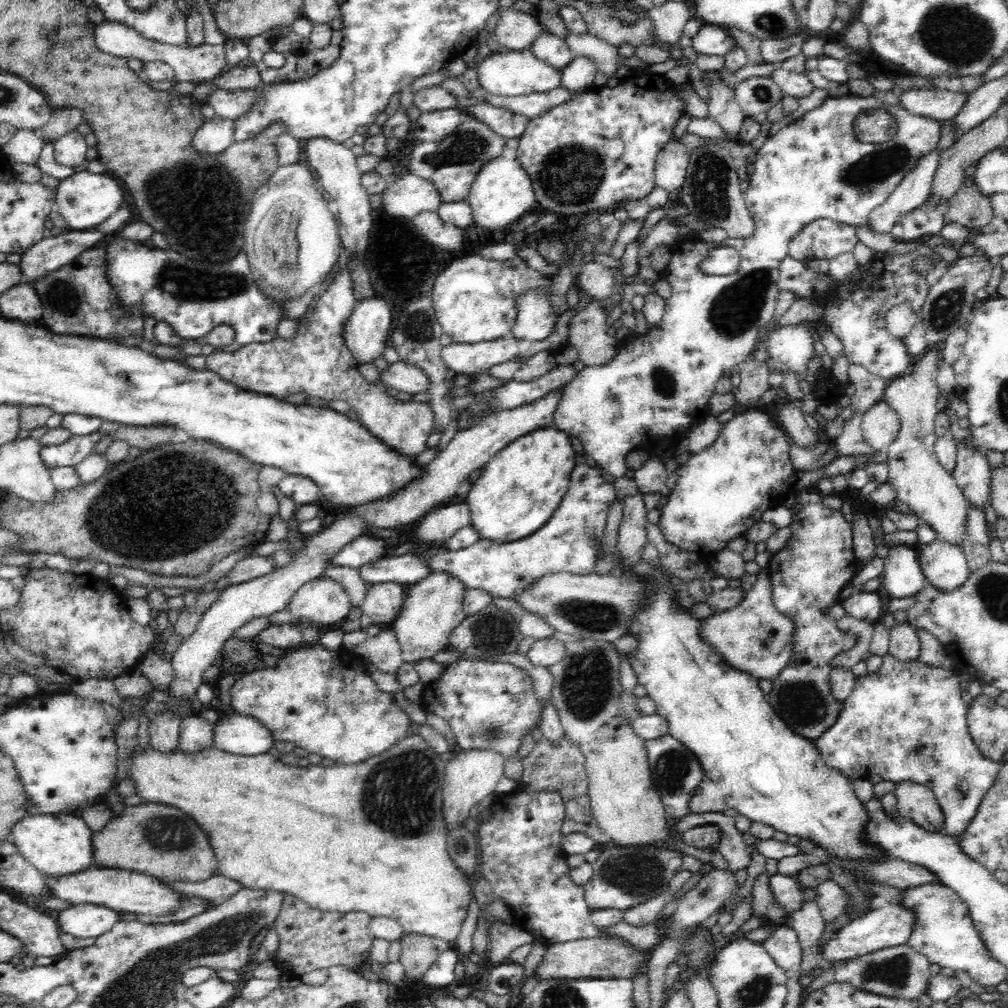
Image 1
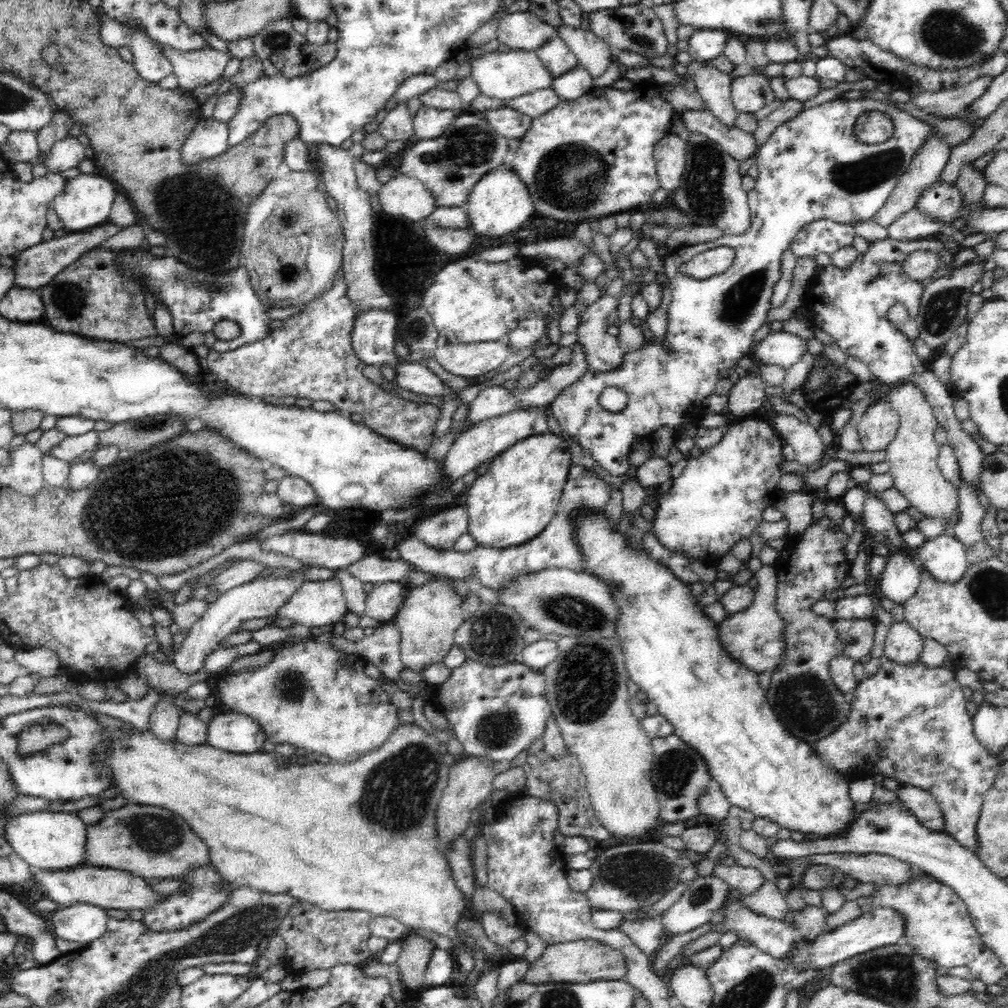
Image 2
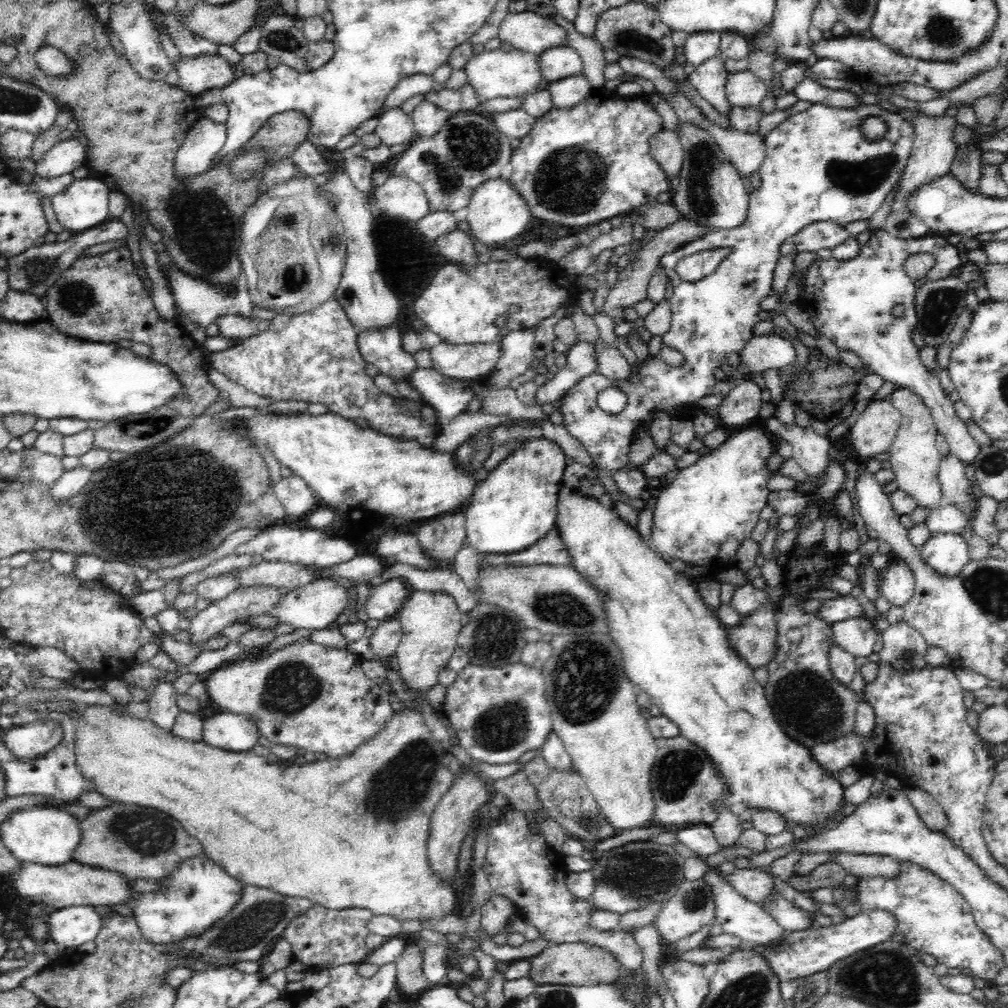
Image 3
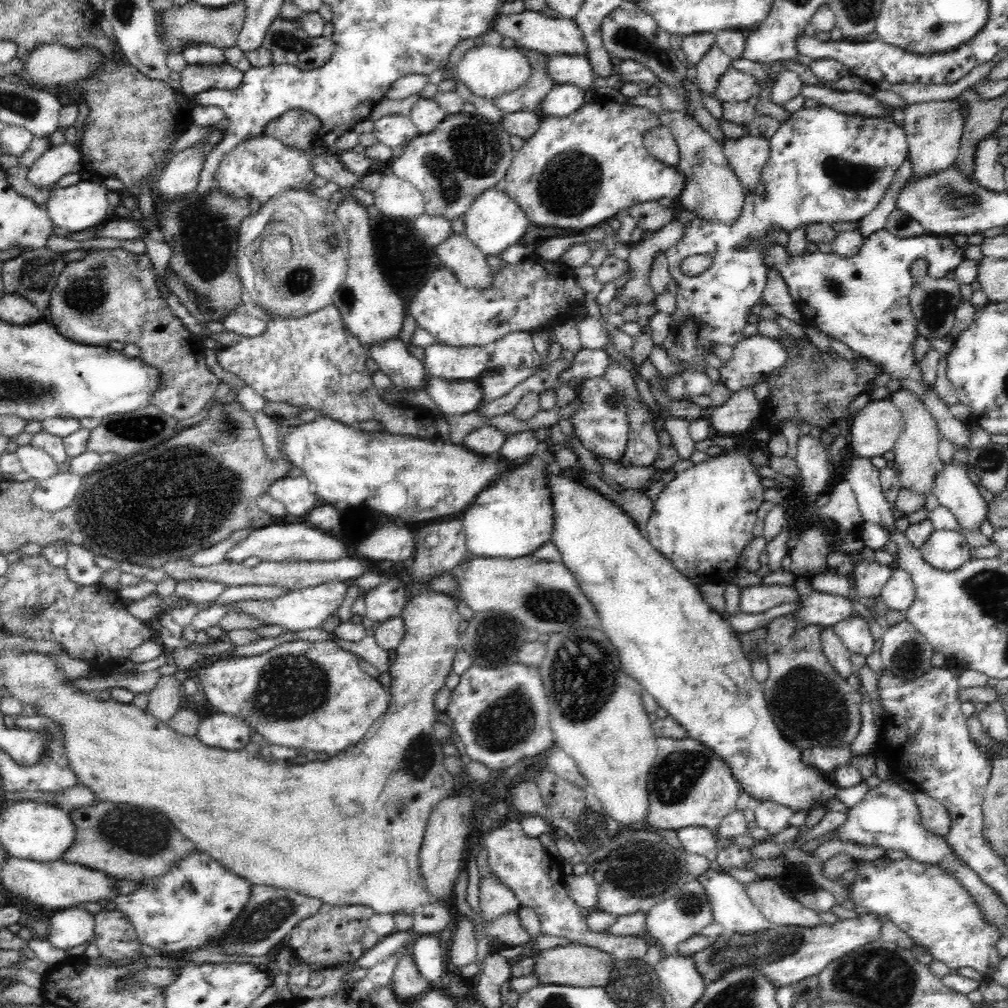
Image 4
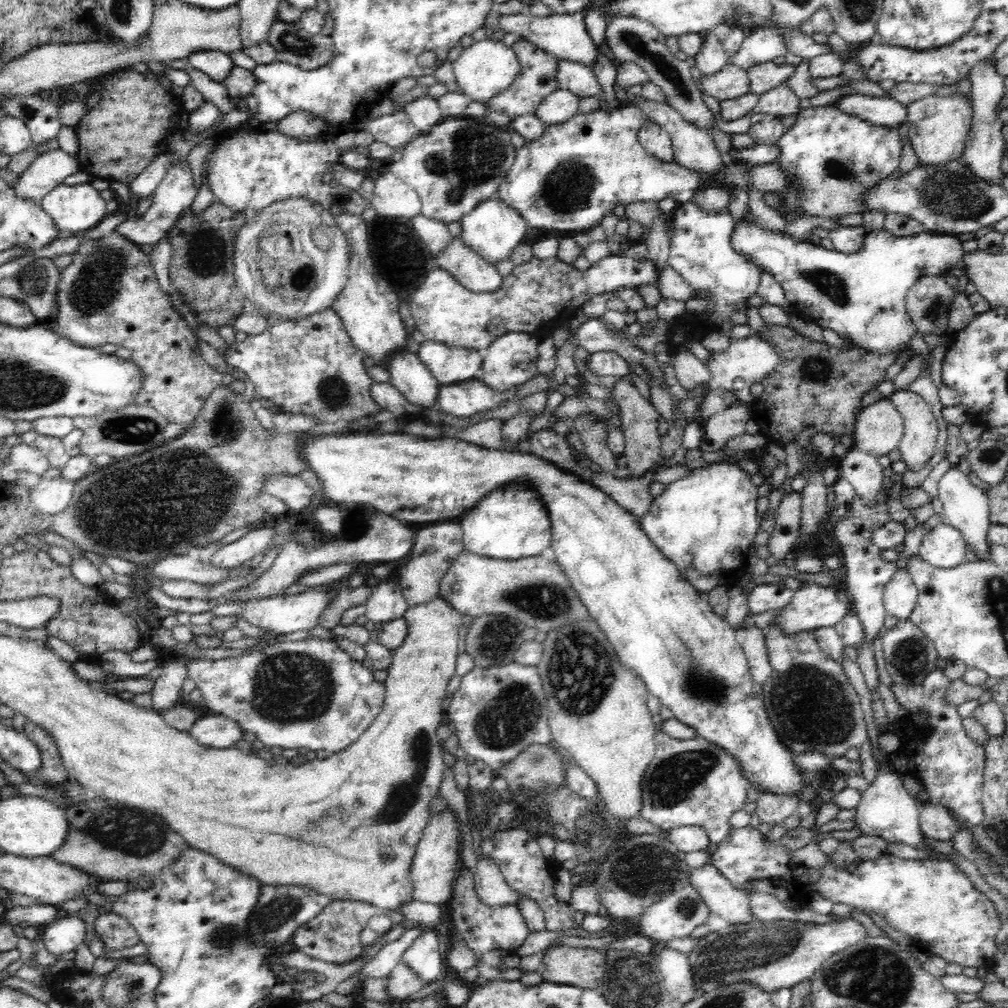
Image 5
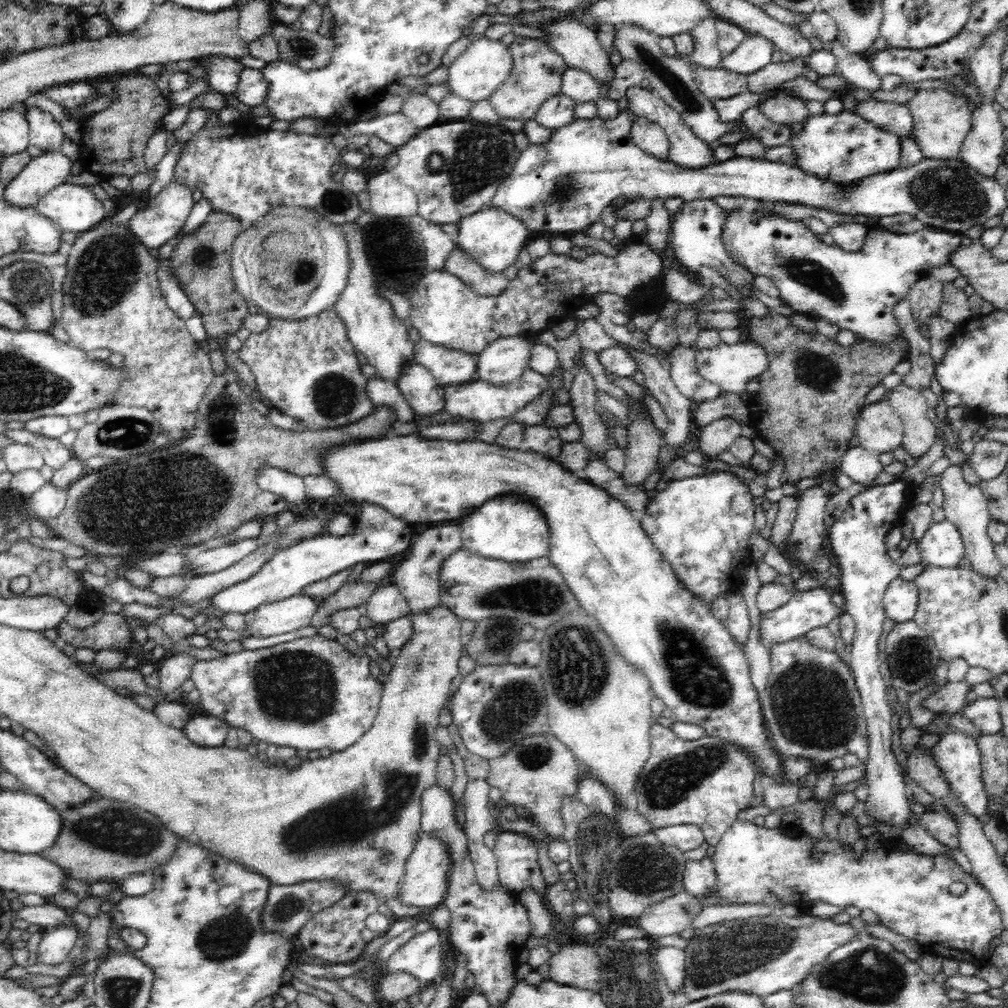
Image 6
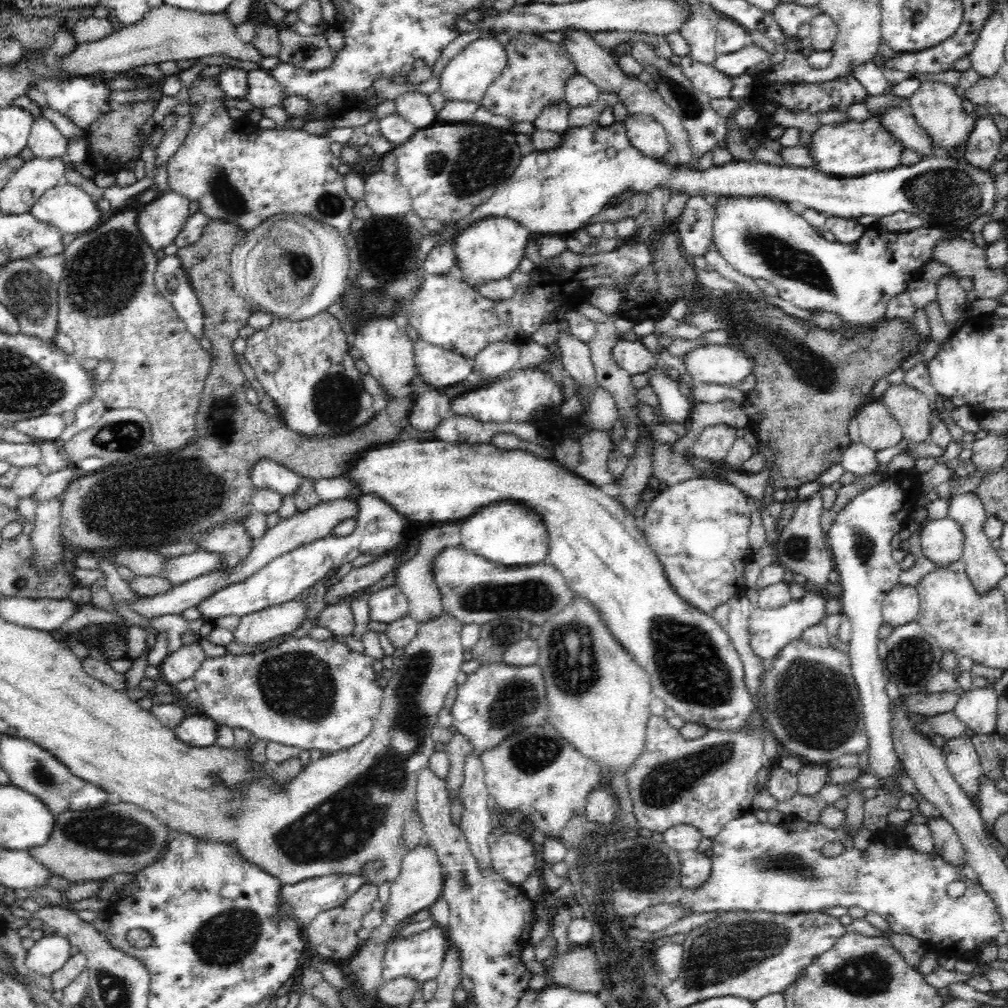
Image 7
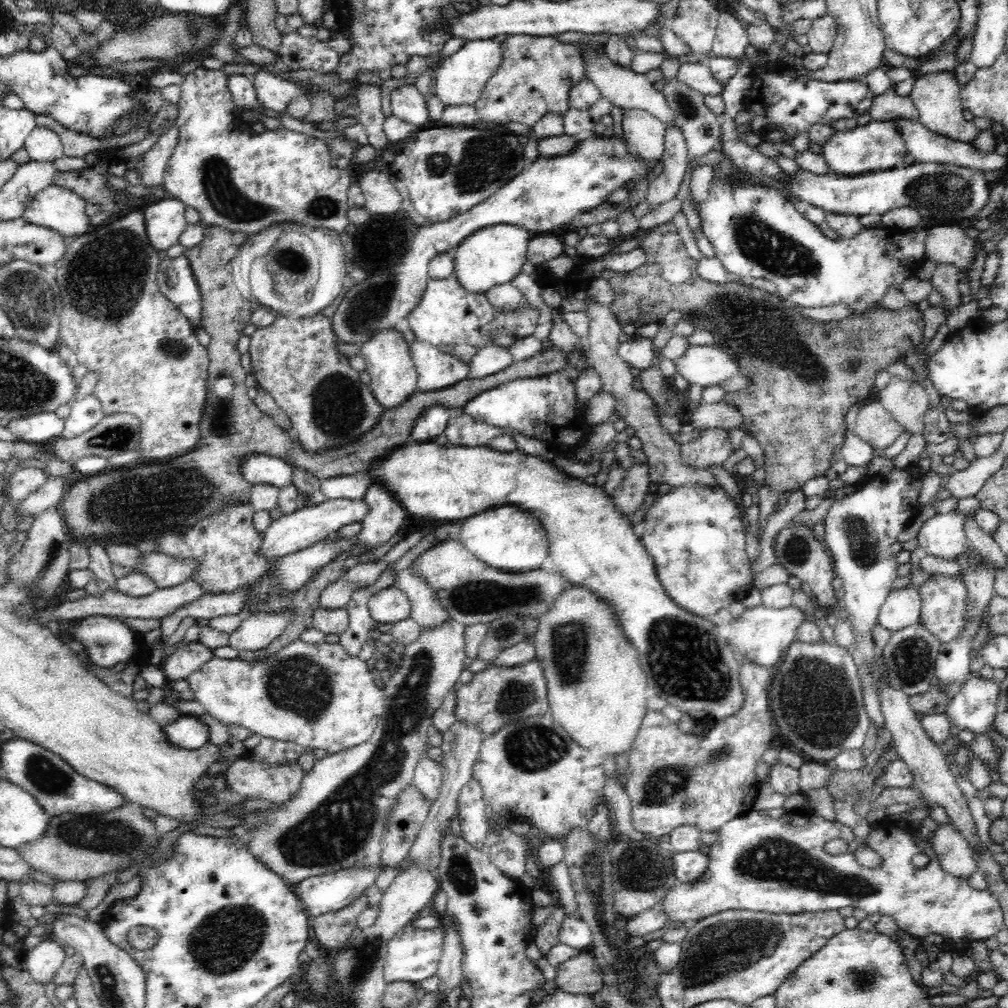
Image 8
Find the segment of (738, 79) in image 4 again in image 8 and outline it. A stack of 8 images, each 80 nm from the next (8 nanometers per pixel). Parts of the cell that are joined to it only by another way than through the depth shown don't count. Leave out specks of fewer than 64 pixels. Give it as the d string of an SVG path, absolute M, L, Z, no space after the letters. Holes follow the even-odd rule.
M684 62L680 66L678 81L705 96L721 96L725 86L715 78L715 74L706 64Z

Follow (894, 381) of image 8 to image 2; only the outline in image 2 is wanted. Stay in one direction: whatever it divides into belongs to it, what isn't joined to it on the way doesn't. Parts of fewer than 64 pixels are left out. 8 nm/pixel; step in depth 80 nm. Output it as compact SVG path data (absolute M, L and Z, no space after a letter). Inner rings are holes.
M896 383L888 388L885 399L900 415L896 436L889 442L885 457L894 488L908 500L909 506L914 506L926 518L950 518L952 514L960 514L959 489L944 478L937 463L939 445L934 441L934 430L938 419L926 394L916 383Z

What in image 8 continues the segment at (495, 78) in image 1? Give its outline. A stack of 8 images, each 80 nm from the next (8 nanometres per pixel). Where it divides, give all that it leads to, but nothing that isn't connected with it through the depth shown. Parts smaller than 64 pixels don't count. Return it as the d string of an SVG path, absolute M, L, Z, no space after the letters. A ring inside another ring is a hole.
M494 39L469 40L455 53L447 56L440 65L436 74L436 96L445 105L472 106L482 95L484 88L490 78L499 70L502 63L501 43Z

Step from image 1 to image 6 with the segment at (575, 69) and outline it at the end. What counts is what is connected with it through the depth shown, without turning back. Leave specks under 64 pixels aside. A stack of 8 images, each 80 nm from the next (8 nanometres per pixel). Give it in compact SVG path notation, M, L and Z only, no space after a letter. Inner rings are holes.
M556 94L542 104L534 120L550 130L562 128L575 120L574 110L576 106L574 100L566 94Z

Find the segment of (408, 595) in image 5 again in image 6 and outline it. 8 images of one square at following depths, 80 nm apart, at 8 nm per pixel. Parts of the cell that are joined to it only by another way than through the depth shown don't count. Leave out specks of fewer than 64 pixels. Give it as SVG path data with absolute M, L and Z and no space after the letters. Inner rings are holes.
M457 522L450 524L434 524L427 528L421 534L418 534L411 543L409 549L410 555L395 568L393 583L405 596L405 600L410 606L412 614L428 612L432 608L441 605L440 601L440 572L444 561L446 561L454 552L461 550L463 546L463 537L461 526Z

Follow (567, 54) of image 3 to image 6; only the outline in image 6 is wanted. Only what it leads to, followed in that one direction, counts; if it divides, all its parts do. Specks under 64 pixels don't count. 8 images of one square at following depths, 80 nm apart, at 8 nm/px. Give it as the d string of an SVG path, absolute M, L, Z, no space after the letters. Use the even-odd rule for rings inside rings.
M568 67L562 74L562 93L574 100L576 105L597 102L600 86L591 74L578 68Z

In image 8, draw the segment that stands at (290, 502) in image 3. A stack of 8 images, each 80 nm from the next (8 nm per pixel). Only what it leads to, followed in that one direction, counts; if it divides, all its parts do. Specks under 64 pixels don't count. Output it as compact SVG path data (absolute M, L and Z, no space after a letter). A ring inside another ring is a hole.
M250 454L242 460L240 473L251 485L271 484L279 489L292 484L292 465L267 454Z

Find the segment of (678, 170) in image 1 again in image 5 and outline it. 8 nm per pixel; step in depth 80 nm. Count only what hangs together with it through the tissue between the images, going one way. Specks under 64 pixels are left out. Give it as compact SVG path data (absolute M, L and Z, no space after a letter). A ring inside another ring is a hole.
M649 121L640 128L638 141L647 154L663 163L674 163L674 150L670 134L658 124Z

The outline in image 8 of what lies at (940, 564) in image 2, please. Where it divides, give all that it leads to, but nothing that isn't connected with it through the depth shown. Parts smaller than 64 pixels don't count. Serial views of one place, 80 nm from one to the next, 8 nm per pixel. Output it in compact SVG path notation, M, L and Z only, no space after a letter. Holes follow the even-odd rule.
M952 511L926 520L917 539L919 547L924 548L927 555L948 561L954 561L968 548L964 518Z

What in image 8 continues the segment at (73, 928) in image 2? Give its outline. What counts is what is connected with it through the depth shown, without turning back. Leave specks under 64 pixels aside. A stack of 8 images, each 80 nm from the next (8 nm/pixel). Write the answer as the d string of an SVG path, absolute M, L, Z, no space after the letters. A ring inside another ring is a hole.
M48 935L42 937L42 941L27 952L25 969L36 983L46 987L52 982L56 970L62 966L66 954L64 947L59 941L50 938Z

